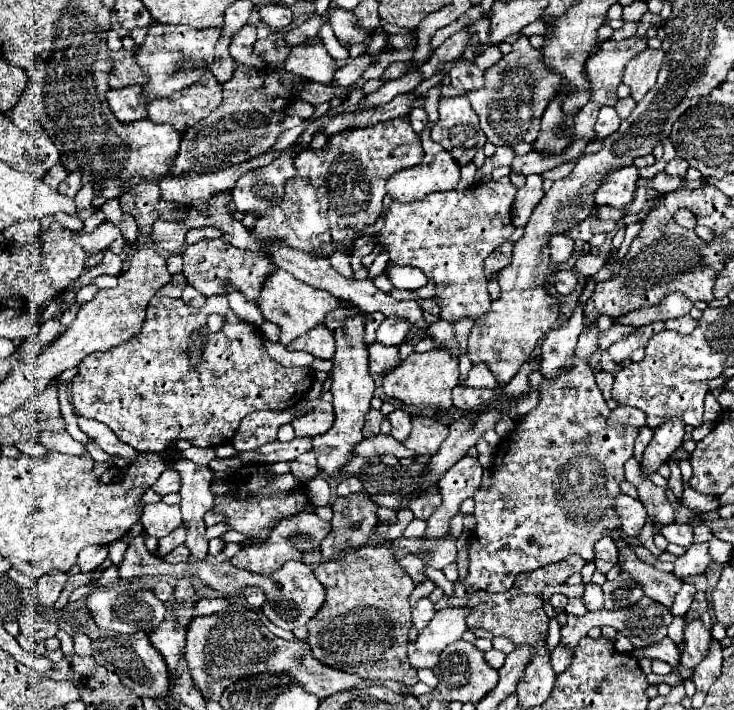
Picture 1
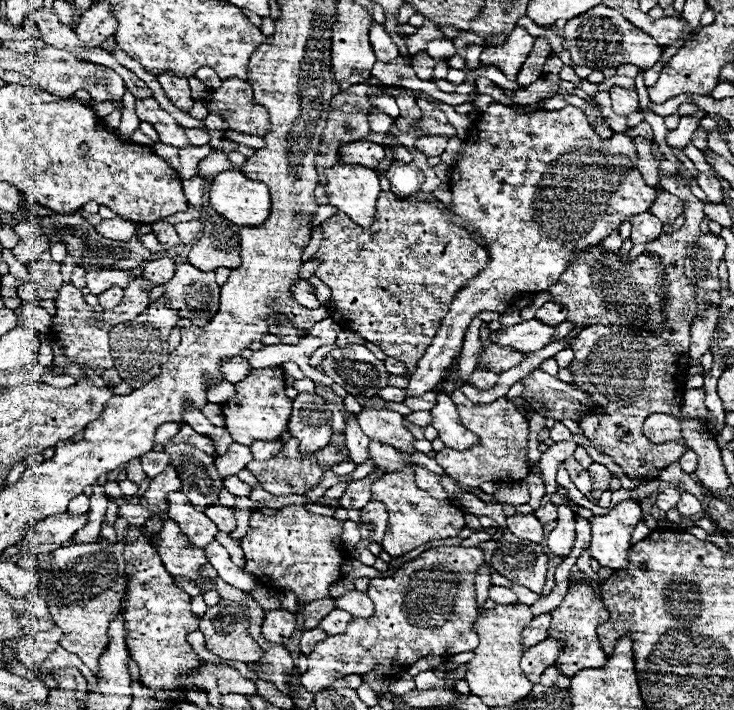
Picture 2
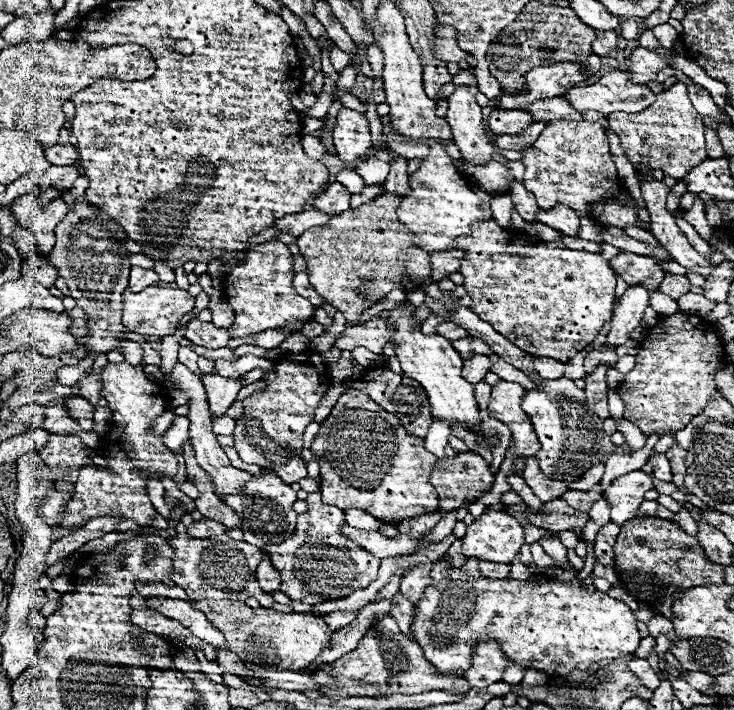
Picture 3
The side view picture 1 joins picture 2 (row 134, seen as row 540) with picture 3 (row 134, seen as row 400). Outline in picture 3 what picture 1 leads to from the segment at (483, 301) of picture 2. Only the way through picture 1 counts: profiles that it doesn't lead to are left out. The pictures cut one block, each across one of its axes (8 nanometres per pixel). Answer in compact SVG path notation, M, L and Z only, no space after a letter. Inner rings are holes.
M556 120L548 122L532 146L522 150L520 162L524 164L524 186L530 190L540 210L552 210L558 204L572 208L580 218L592 218L592 204L602 204L596 220L600 226L640 226L636 202L622 202L626 198L626 184L618 176L614 156L610 154L604 126L586 120Z

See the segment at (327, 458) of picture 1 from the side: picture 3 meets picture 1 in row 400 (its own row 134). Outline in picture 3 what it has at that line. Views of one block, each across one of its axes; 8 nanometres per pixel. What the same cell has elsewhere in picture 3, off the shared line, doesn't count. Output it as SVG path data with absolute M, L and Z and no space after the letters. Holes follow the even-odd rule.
M342 106L336 118L332 140L336 146L336 154L342 162L360 162L372 146L366 116Z

